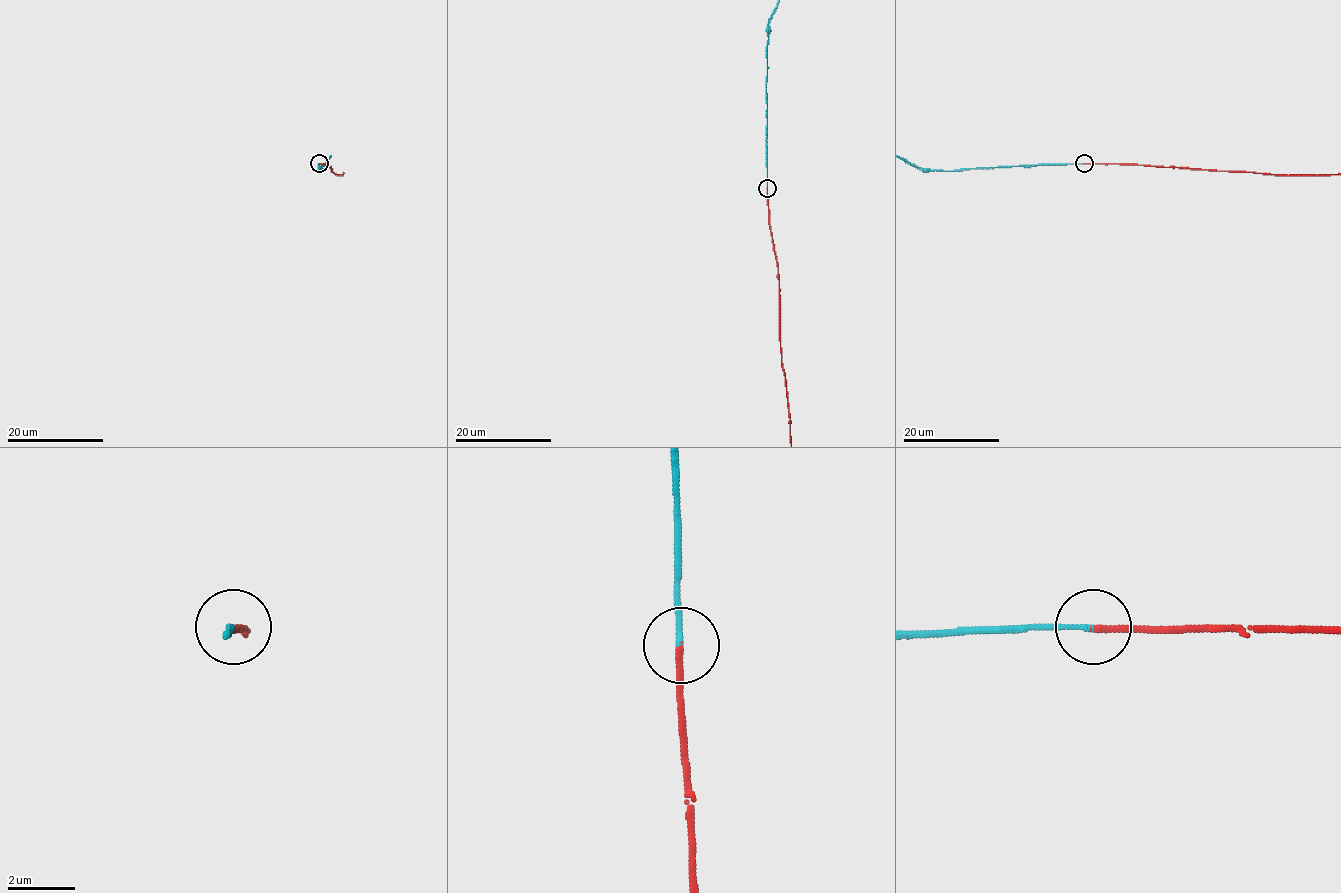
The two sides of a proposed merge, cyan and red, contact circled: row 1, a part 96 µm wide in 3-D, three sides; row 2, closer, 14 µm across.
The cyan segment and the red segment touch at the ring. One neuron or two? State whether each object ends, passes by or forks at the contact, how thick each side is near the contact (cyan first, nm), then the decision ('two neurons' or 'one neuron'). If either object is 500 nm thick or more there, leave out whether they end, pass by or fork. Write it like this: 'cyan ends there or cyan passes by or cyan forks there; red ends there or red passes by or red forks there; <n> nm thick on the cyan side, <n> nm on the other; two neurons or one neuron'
cyan ends there; red ends there; 160 nm thick on the cyan side, 190 nm on the other; one neuron

